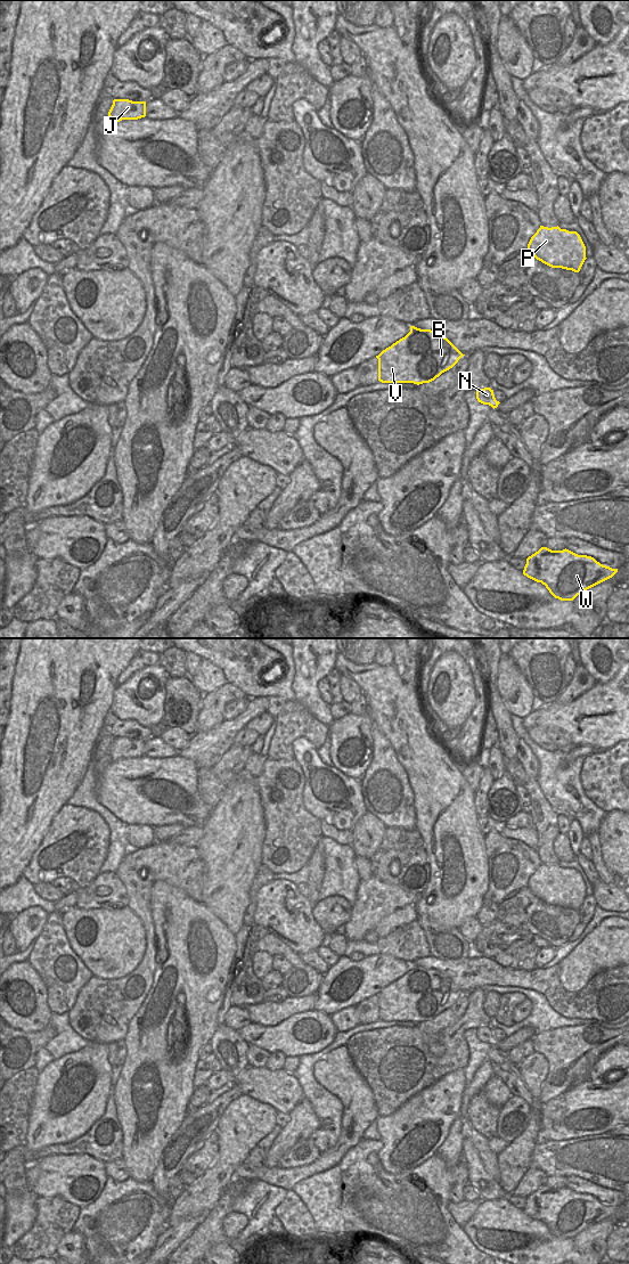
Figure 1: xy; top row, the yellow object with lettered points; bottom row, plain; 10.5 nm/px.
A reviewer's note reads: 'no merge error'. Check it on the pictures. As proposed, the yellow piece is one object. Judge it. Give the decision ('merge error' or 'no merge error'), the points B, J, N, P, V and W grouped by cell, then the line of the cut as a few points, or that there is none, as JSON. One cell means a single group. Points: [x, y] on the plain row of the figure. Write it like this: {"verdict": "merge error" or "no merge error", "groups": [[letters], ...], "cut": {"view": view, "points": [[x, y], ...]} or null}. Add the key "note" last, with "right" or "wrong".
{"verdict": "no merge error", "groups": [["B", "J", "N", "P", "V", "W"]], "cut": null, "note": "right"}

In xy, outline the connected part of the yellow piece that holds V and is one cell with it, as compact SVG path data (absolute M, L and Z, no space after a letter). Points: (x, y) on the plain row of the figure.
M410 964L410 970L383 988L378 997L382 1021L430 1021L452 1006L463 993L447 976Z

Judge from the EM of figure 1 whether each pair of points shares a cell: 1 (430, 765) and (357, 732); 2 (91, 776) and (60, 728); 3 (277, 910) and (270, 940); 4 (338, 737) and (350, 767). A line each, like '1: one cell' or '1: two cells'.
1: two cells
2: two cells
3: two cells
4: one cell

